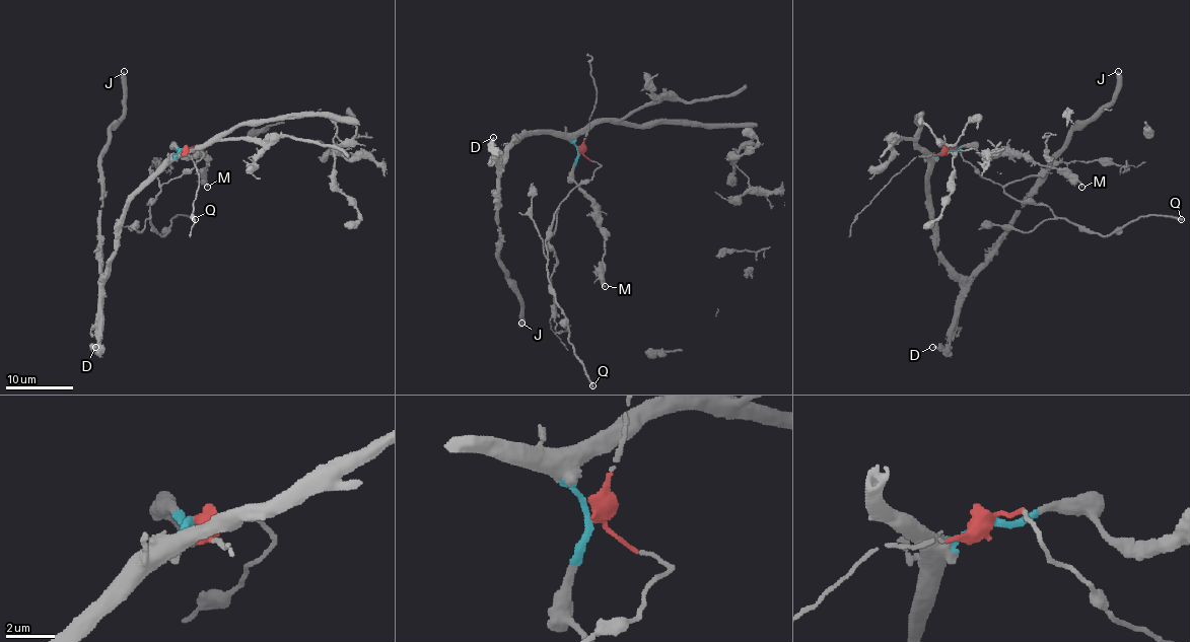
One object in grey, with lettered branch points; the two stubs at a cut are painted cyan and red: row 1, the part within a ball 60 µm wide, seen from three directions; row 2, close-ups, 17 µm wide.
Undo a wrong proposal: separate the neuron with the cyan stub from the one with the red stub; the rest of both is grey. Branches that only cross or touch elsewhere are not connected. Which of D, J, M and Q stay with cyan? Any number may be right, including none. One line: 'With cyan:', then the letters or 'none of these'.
With cyan: D, J, M

